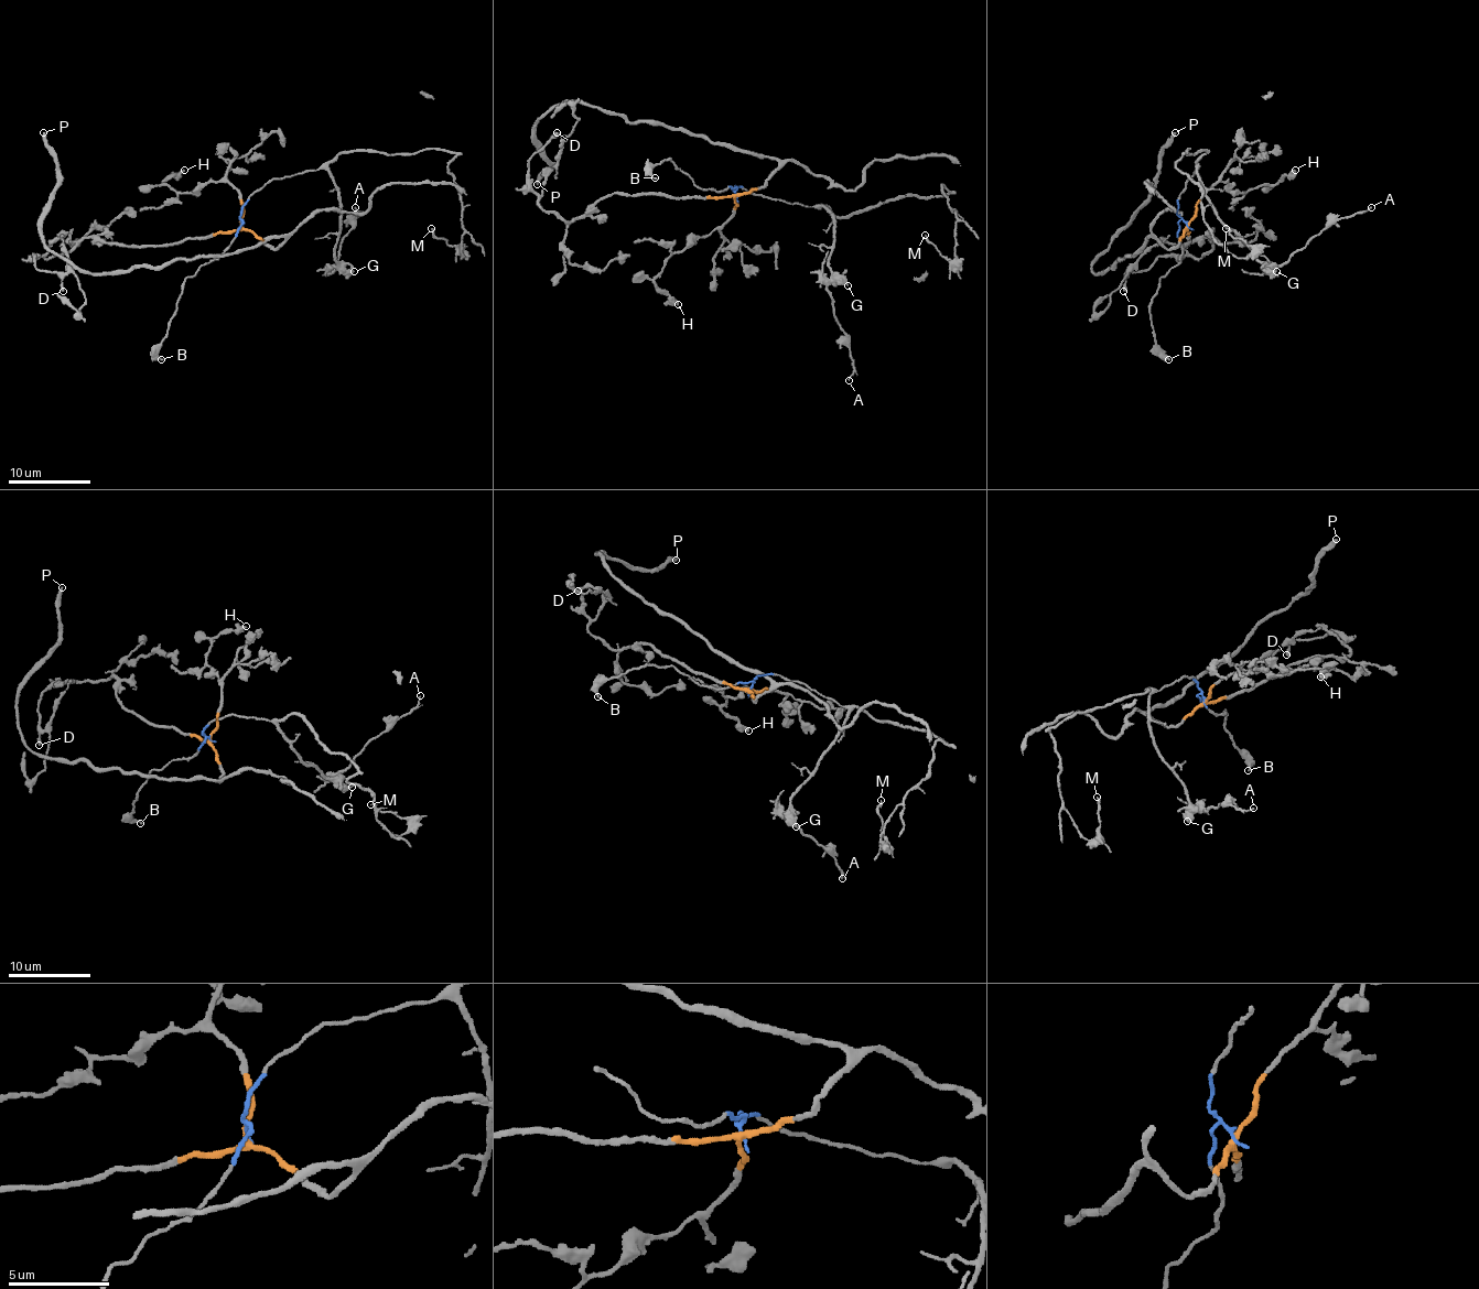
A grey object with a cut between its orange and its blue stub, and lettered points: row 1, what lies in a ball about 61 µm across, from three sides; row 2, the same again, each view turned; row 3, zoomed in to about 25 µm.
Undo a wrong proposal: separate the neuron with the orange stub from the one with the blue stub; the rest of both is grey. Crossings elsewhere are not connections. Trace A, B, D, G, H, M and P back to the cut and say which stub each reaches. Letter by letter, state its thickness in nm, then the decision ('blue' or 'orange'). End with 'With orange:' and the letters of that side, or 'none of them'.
A: 120 nm | blue
B: 190 nm | blue
D: 280 nm | orange
G: 440 nm | blue
H: 360 nm | orange
M: 200 nm | blue
P: 280 nm | orange
With orange: D, H, P

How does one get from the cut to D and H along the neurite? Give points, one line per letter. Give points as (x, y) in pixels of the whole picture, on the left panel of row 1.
D: (240, 225), (172, 244), (119, 246), (87, 237), (34, 258), (40, 270), (61, 279), (63, 291)
H: (240, 225), (243, 201), (226, 182), (202, 183), (193, 192), (162, 185), (185, 169)

